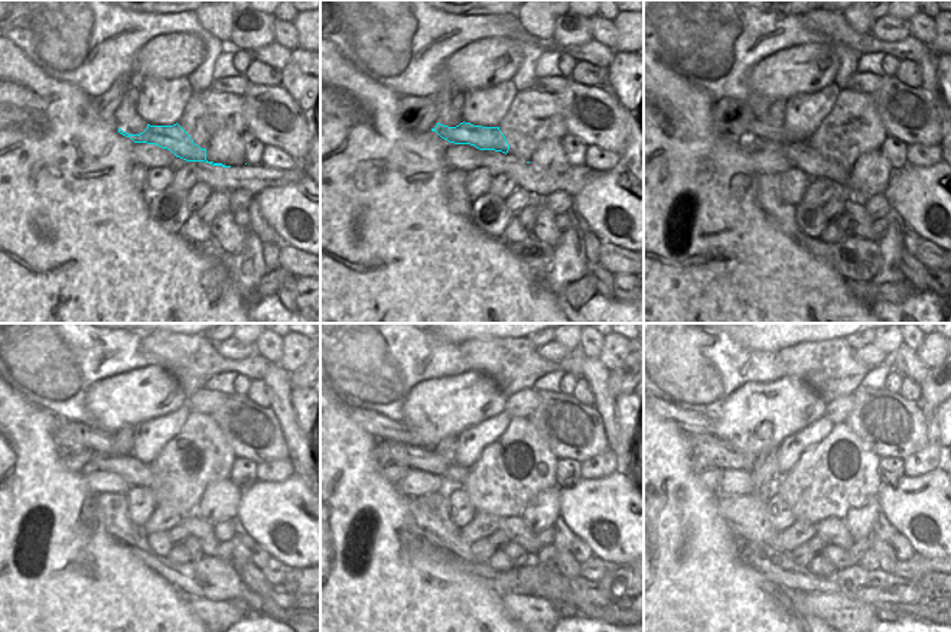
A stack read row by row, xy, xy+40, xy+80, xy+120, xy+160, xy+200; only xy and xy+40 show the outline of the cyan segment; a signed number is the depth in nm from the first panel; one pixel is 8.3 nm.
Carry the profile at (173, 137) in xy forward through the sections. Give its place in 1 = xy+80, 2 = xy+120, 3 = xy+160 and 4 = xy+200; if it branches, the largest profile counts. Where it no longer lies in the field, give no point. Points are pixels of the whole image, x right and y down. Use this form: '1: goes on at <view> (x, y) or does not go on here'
1: goes on at xy+80 (758, 129)
2: goes on at xy+120 (71, 436)
3: goes on at xy+160 (375, 424)
4: goes on at xy+200 (691, 422)

